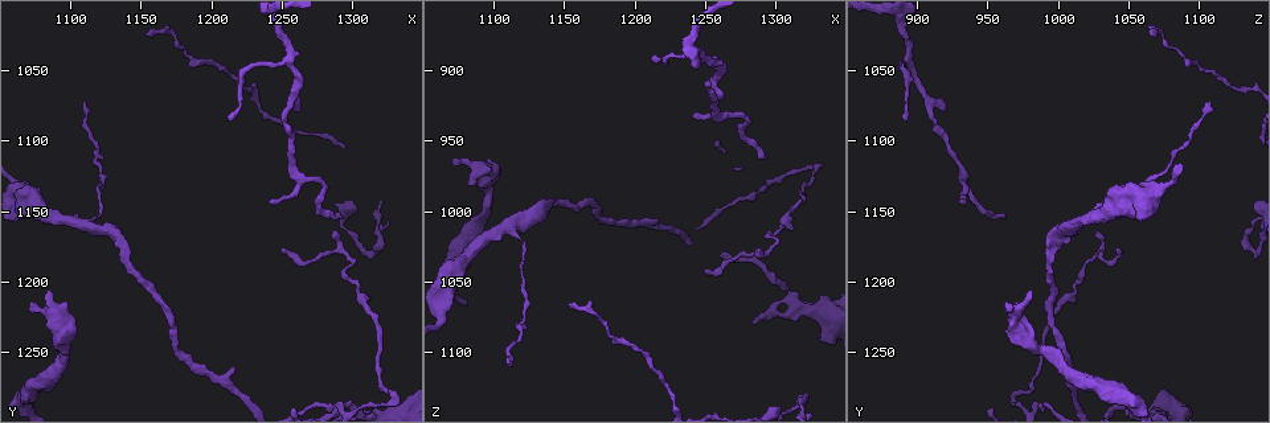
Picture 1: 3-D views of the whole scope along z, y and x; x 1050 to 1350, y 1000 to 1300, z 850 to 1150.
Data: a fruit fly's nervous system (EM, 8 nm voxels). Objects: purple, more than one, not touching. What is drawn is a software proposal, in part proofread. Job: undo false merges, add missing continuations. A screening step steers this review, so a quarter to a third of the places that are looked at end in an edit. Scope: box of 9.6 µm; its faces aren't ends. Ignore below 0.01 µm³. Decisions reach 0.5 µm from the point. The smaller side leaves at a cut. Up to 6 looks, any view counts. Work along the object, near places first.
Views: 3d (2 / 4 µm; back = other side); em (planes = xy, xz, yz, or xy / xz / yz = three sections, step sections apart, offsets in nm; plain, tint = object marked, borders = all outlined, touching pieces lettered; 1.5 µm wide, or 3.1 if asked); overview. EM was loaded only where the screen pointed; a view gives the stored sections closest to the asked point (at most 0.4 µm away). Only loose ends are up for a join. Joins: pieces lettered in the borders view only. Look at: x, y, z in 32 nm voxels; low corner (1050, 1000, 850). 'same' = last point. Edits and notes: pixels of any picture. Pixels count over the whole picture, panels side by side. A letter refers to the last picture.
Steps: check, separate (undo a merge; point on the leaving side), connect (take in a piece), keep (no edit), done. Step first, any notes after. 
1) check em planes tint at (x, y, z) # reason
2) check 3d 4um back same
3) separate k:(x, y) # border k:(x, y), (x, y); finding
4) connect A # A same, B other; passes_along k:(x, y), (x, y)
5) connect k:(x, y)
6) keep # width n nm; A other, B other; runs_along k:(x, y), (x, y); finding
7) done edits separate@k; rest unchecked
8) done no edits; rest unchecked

check 3d 2um at (1290, 1152, 964) # free end

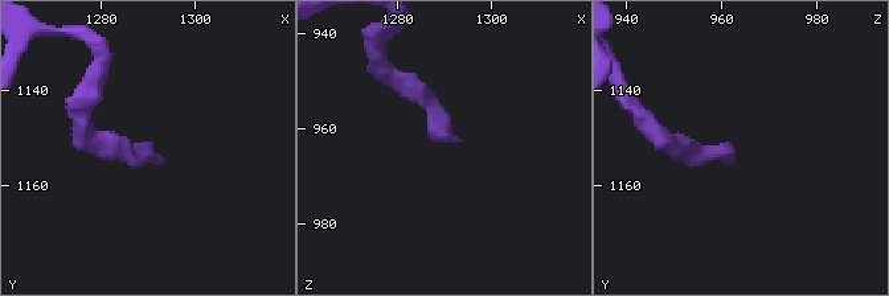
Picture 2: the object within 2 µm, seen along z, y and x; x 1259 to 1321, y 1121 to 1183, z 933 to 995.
check em planes tint at (1290, 1152, 963)

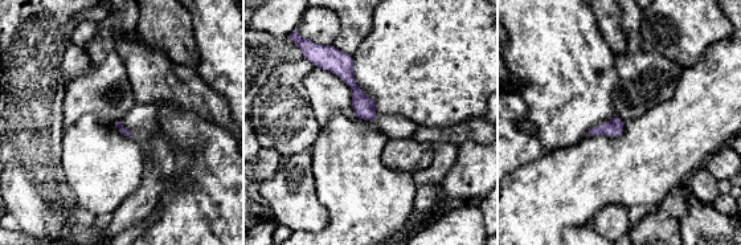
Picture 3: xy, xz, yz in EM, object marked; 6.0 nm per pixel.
check em planes borders same # what lies round it

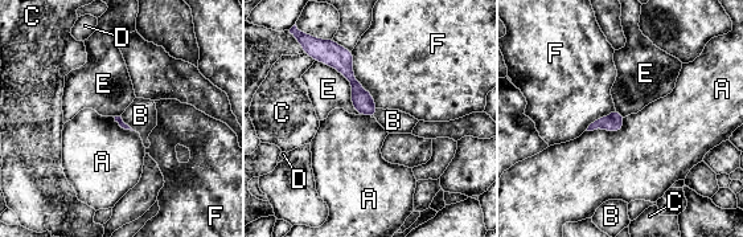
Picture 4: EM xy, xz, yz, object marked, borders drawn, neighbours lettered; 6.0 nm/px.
connect B # longest_contact E 440 nm; A other, B same, C other, D other, E other, F other; passes_along 4:(118, 119), (124, 123), (140, 115); the neuron continues

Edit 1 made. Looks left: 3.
check 3d 4um at (1254, 1040, 896) # a fork

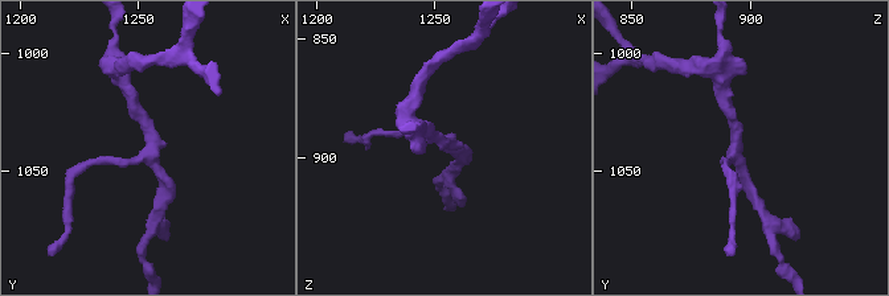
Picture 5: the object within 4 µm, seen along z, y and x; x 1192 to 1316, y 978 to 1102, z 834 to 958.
check em yz step 4 tint at (1257, 1042, 895) # arms 3; shape alone is not enough

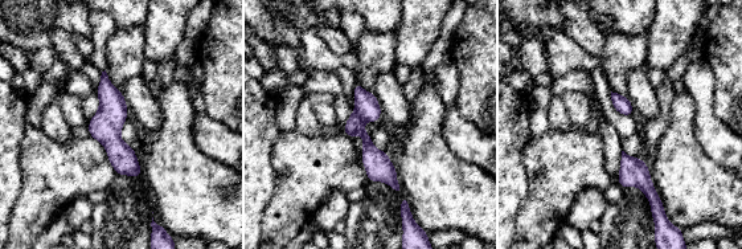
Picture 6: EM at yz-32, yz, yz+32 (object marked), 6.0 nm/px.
check em planes borders same

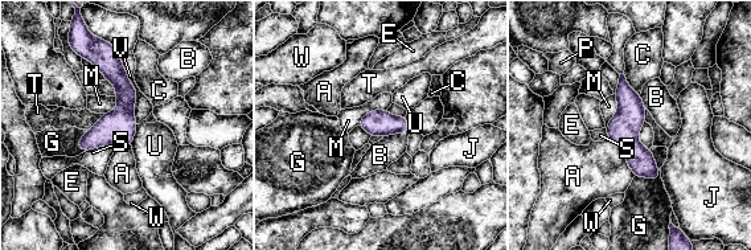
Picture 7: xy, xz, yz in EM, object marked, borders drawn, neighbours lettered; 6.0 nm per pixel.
keep # width 160 nm; A other, B other, C other, E other, G other, J other, M other, P other, S other, T other, U other, V other, W other; runs_along 7:(622, 81), (628, 140), (655, 176); one neuron here

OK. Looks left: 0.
done edits connect@4; rest unchecked

